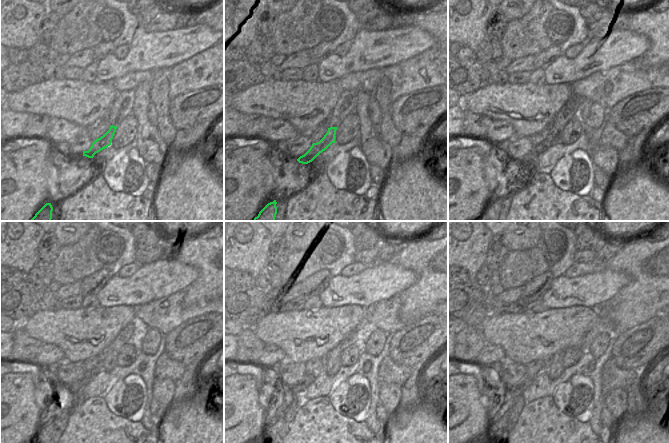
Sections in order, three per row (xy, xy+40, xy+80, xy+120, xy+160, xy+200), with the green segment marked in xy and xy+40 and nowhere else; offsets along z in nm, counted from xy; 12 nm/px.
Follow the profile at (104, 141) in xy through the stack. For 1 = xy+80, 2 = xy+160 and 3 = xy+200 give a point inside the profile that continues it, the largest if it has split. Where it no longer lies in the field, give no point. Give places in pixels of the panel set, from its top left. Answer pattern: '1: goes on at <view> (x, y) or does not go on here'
1: goes on at xy+80 (538, 150)
2: goes on at xy+160 (298, 389)
3: goes on at xy+200 (518, 389)

